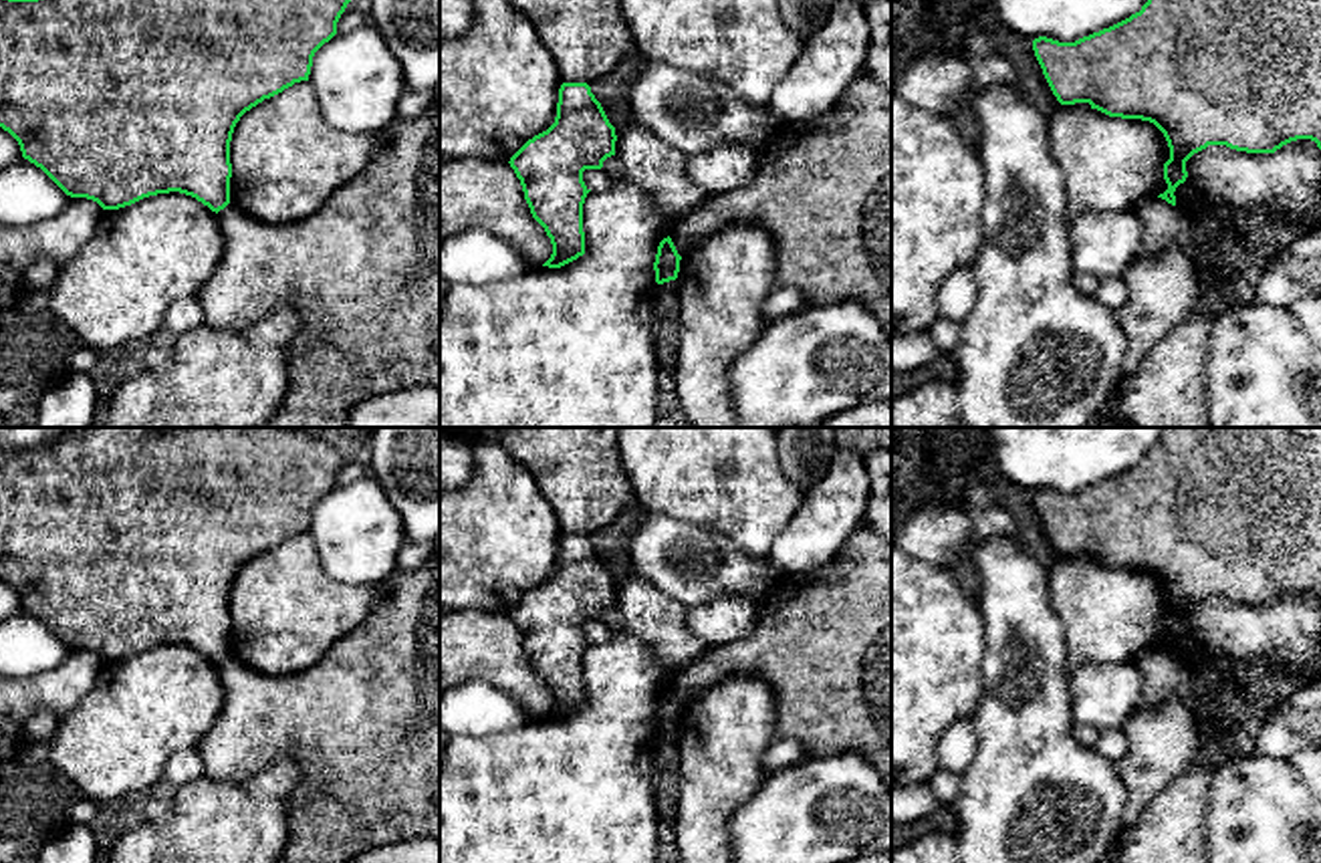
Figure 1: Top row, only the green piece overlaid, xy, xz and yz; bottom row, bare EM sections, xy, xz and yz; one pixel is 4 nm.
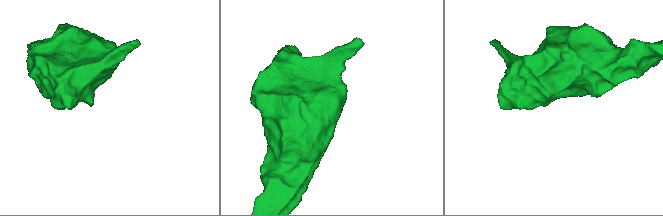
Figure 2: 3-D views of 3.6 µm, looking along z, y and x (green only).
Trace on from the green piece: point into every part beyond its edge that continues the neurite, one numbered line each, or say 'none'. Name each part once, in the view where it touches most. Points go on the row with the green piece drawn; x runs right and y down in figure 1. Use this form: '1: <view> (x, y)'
none

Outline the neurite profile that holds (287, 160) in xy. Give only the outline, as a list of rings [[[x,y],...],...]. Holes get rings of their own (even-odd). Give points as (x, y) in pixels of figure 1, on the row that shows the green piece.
[[[309,81],[246,111],[230,141],[230,204],[268,224],[315,214],[373,157],[379,133],[331,127]]]

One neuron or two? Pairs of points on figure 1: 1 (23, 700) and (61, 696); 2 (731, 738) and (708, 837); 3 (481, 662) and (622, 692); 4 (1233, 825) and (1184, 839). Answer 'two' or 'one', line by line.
1: one
2: one
3: two
4: two

